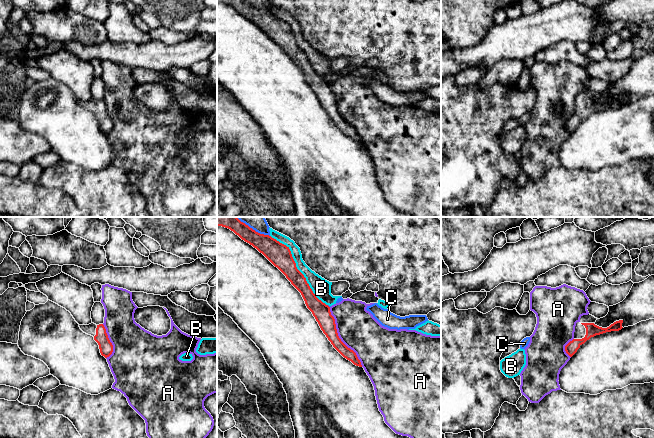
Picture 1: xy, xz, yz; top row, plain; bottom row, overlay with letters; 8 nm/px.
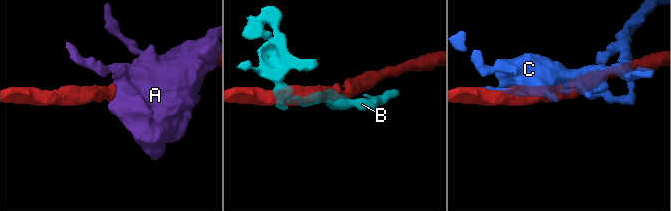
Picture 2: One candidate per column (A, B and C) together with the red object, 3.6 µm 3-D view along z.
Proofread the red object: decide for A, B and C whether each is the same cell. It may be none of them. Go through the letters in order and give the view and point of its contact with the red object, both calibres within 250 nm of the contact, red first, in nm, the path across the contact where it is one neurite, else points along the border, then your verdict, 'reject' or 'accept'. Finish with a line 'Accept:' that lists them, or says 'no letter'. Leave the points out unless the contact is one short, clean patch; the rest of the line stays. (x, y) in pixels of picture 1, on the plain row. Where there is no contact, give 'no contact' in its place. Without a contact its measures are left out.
A: contact xz (338, 113); calibres 140 and 320 nm; reject
B: contact xz (297, 45); calibres 180 and 150 nm; reject
C: contact xz (257, 8); calibres 180 and 80 nm; reject
Accept: no letter

